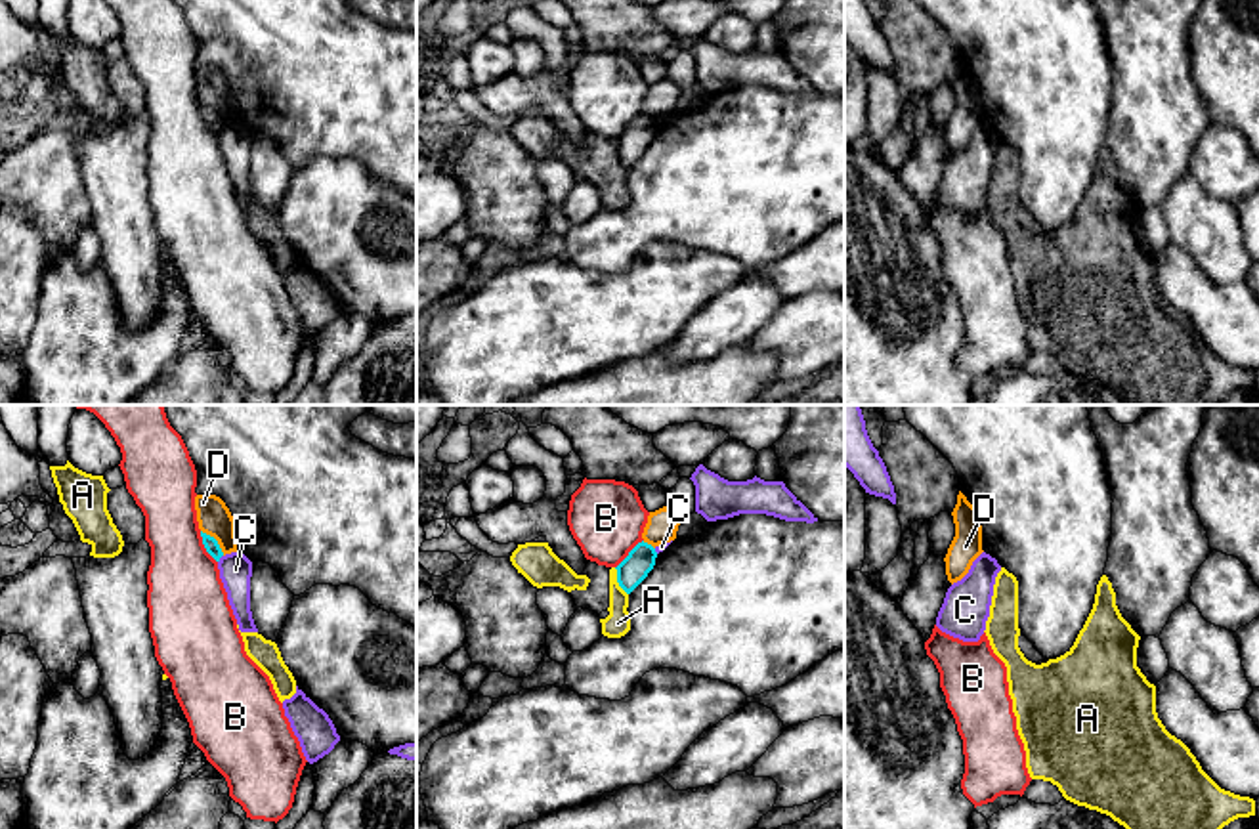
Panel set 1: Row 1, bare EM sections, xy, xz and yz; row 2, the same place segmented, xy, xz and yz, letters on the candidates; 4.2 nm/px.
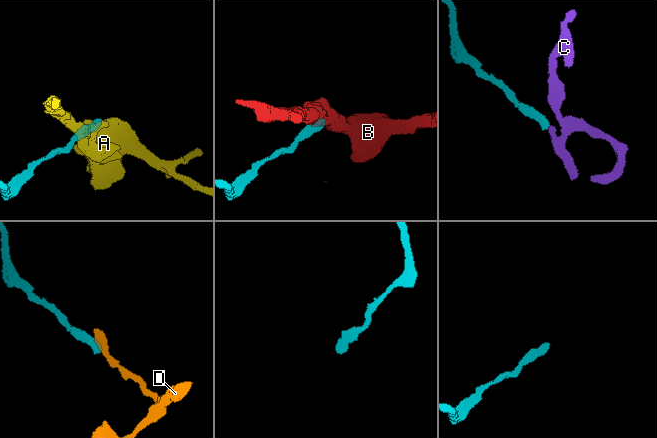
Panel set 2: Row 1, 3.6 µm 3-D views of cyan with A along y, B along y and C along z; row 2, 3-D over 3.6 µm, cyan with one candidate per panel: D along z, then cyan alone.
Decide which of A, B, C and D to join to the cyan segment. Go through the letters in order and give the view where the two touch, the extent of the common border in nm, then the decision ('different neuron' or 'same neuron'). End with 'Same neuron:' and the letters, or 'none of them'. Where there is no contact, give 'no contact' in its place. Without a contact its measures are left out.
A: contact in xz; length 130 nm; different neuron
B: contact in xy; length 150 nm; different neuron
C: contact in xy; length 40 nm; different neuron
D: contact in xy; length 150 nm; different neuron
Same neuron: none of them

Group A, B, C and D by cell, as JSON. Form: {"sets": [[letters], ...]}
{"sets": [["A"], ["B"], ["C"], ["D"]]}

